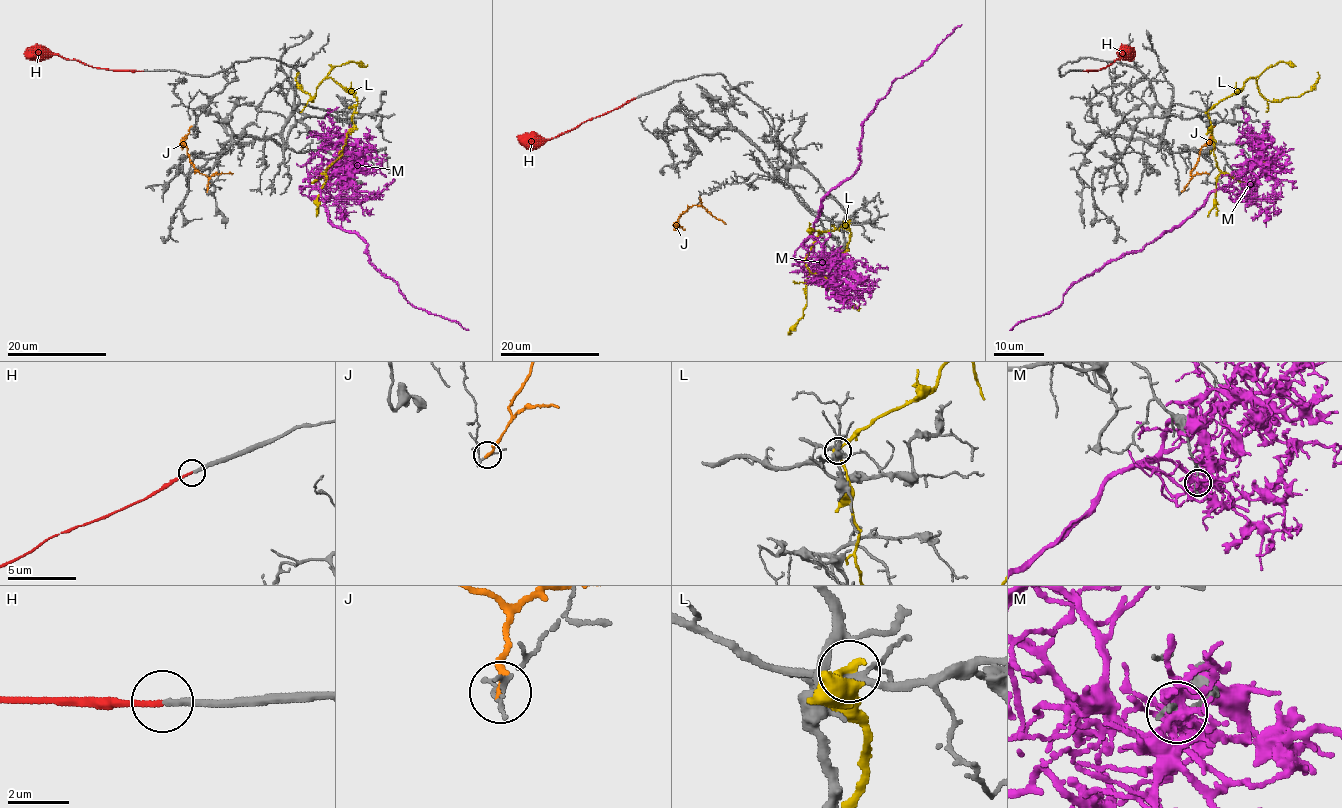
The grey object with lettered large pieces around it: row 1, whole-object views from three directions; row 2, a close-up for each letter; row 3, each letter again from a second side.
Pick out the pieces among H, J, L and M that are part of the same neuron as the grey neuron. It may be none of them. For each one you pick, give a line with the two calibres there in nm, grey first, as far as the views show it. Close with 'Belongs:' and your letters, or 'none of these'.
H: 200/170 nm
Belongs: H

